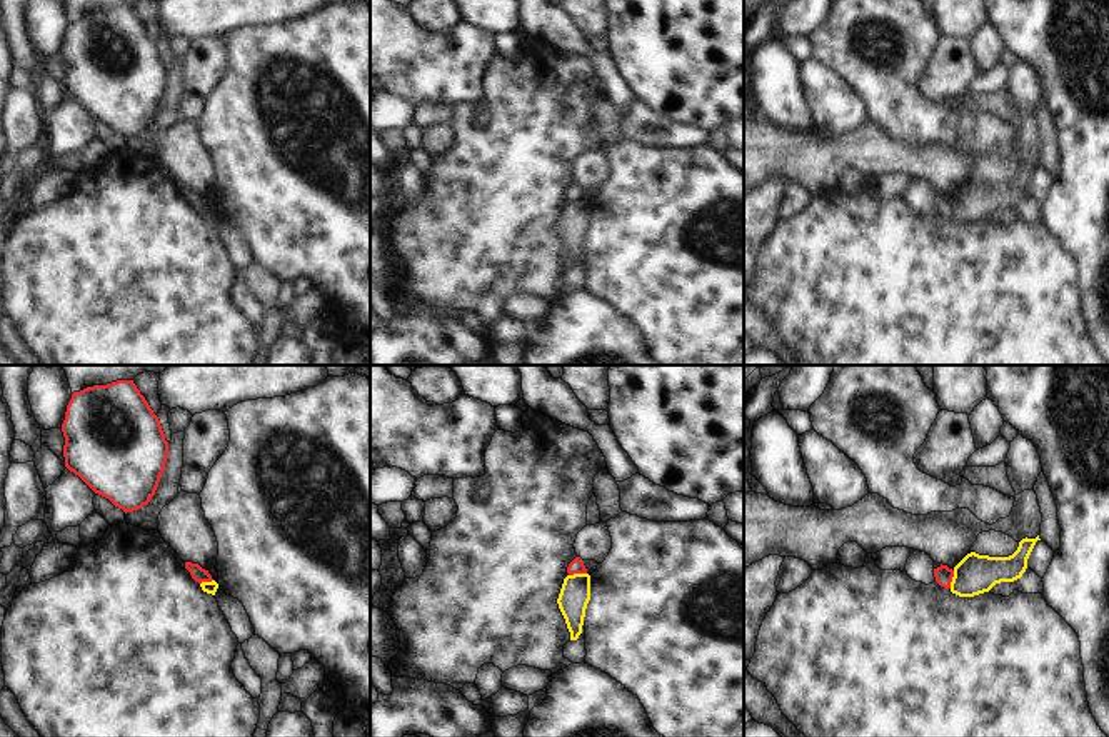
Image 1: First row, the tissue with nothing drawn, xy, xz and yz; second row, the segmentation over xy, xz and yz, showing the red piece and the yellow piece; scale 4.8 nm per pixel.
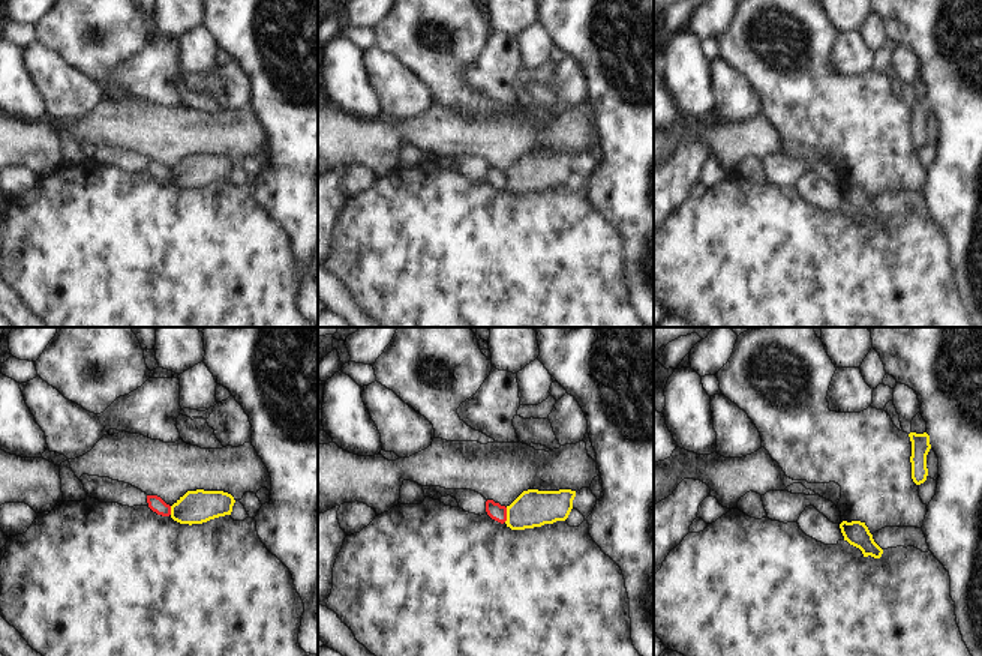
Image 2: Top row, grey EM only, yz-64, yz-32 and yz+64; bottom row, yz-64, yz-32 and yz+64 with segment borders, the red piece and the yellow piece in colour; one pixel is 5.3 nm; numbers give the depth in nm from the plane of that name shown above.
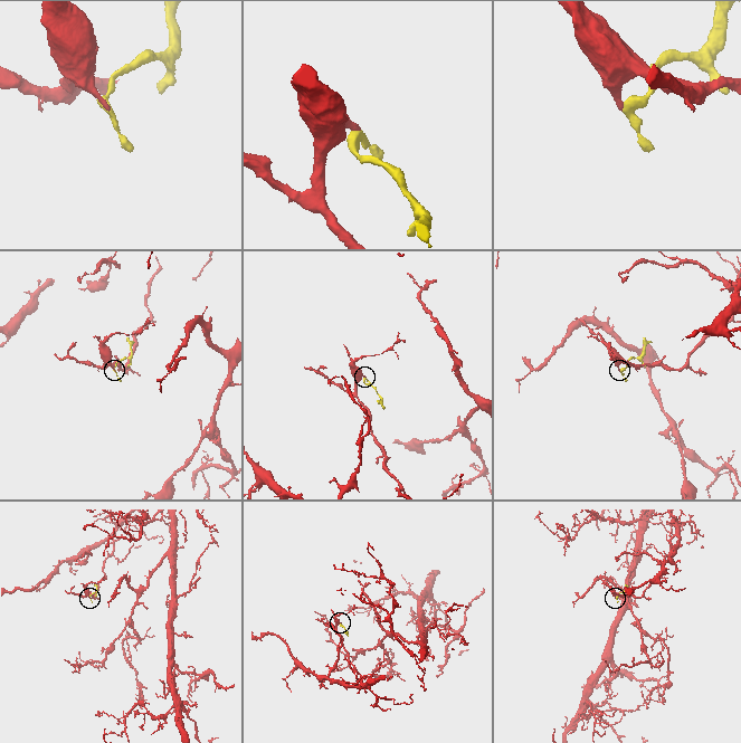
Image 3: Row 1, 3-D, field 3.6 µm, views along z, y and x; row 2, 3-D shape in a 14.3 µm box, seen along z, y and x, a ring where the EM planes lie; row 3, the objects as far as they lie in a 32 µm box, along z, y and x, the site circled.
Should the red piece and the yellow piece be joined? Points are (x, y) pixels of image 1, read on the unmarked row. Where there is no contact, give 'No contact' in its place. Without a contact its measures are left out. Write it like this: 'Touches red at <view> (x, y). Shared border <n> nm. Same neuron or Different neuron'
Touches red at xz (577, 199). Shared border 90 nm. Different neuron.

